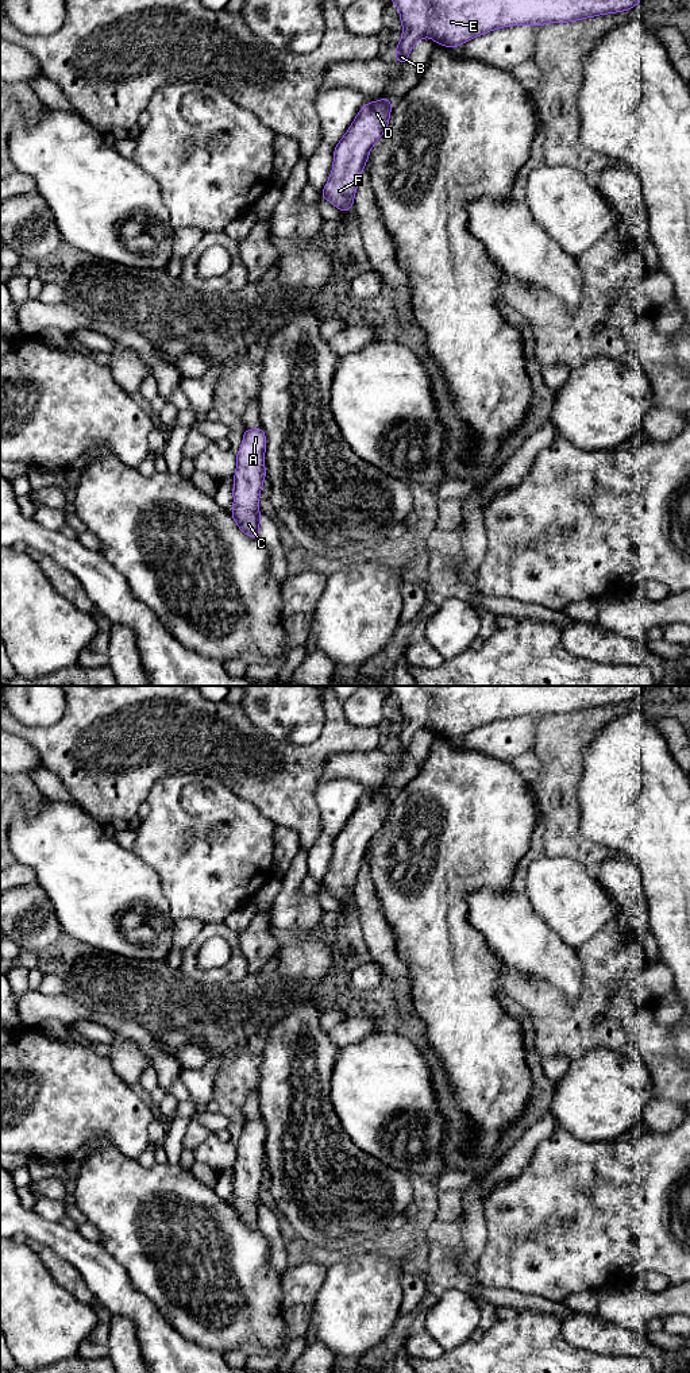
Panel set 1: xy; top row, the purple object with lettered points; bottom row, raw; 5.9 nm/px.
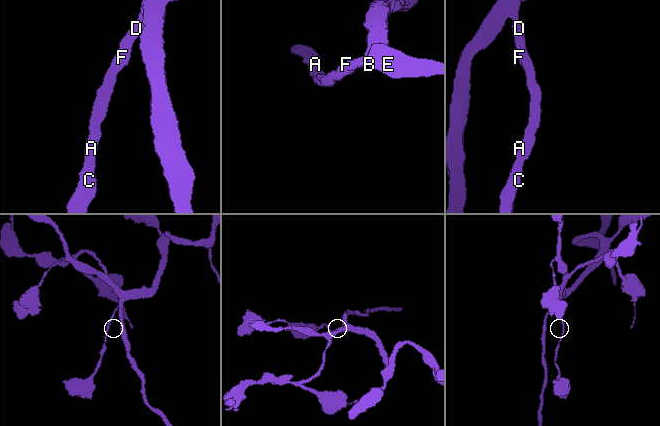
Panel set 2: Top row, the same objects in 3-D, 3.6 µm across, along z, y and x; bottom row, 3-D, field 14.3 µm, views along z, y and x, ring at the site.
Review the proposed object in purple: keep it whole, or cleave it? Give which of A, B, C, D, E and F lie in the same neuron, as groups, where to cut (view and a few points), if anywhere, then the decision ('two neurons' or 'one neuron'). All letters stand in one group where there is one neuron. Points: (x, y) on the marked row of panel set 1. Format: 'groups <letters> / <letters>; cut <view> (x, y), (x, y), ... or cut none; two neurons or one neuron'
groups A B C D E F; cut none; one neuron

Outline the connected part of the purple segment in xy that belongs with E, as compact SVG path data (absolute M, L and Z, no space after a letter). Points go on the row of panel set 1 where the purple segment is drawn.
M390 0L400 11L404 27L394 61L408 63L415 43L429 36L436 45L456 49L463 42L489 31L510 26L541 26L546 23L577 22L598 15L628 11L640 0Z

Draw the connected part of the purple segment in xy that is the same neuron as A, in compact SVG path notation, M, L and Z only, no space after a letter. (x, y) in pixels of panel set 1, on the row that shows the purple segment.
M259 425L243 431L243 443L236 454L234 475L234 508L230 512L239 529L251 539L259 539L259 494L266 478L266 436Z

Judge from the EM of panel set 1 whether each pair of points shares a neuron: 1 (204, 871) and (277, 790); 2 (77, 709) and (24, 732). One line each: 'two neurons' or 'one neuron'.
1: two neurons
2: one neuron

